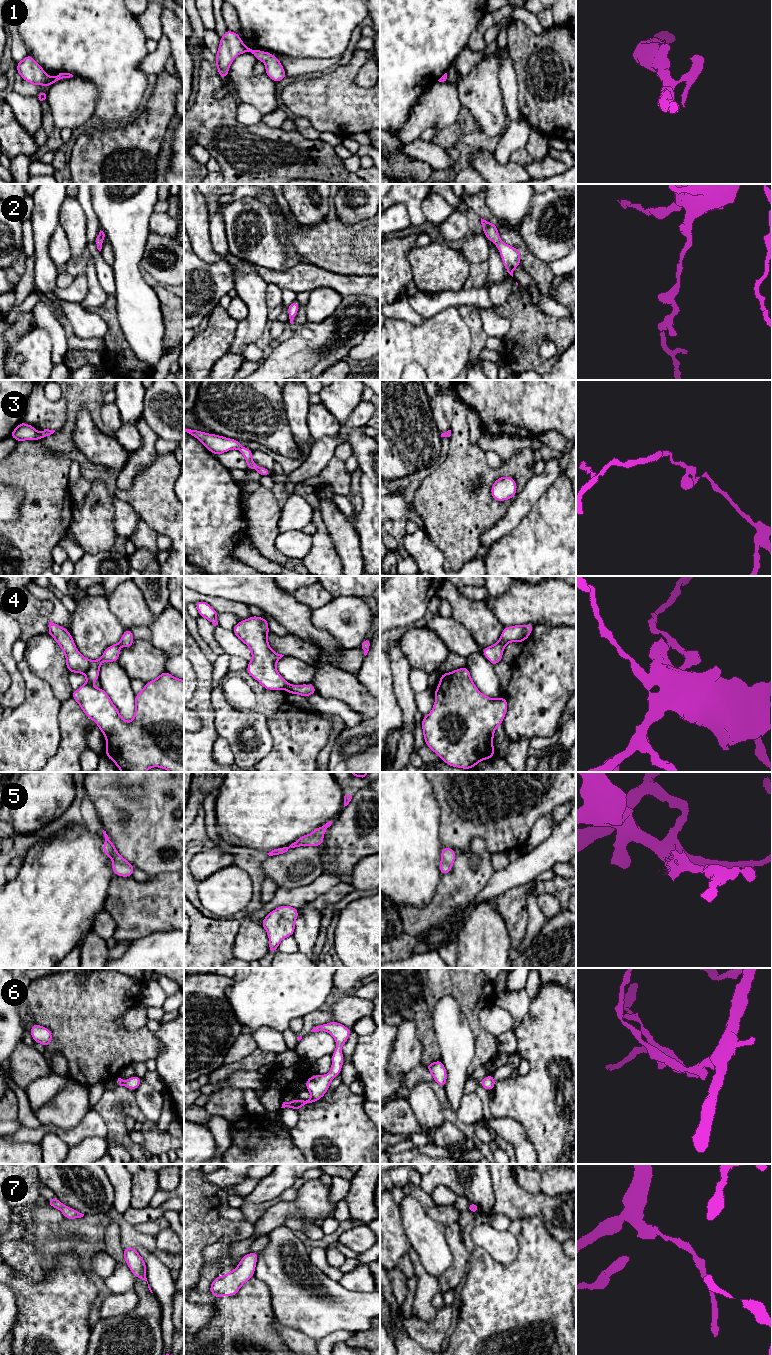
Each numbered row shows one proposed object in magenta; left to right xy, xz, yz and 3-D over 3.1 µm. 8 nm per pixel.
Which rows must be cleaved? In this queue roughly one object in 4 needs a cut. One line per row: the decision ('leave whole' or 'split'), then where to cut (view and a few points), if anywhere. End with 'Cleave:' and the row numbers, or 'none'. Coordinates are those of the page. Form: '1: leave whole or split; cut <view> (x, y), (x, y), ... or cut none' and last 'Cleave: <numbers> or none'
1: leave whole; cut none
2: leave whole; cut none
3: leave whole; cut none
4: leave whole; cut none
5: leave whole; cut none
6: leave whole; cut none
7: leave whole; cut none
Cleave: none

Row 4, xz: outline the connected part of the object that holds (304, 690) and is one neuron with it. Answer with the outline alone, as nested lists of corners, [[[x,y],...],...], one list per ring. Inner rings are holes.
[[[250,616],[239,621],[233,628],[236,637],[246,644],[252,653],[252,660],[246,668],[248,674],[267,690],[286,690],[304,698],[317,691],[313,684],[289,684],[277,671],[276,663],[284,656],[274,652],[267,640],[268,621],[263,617]]]

